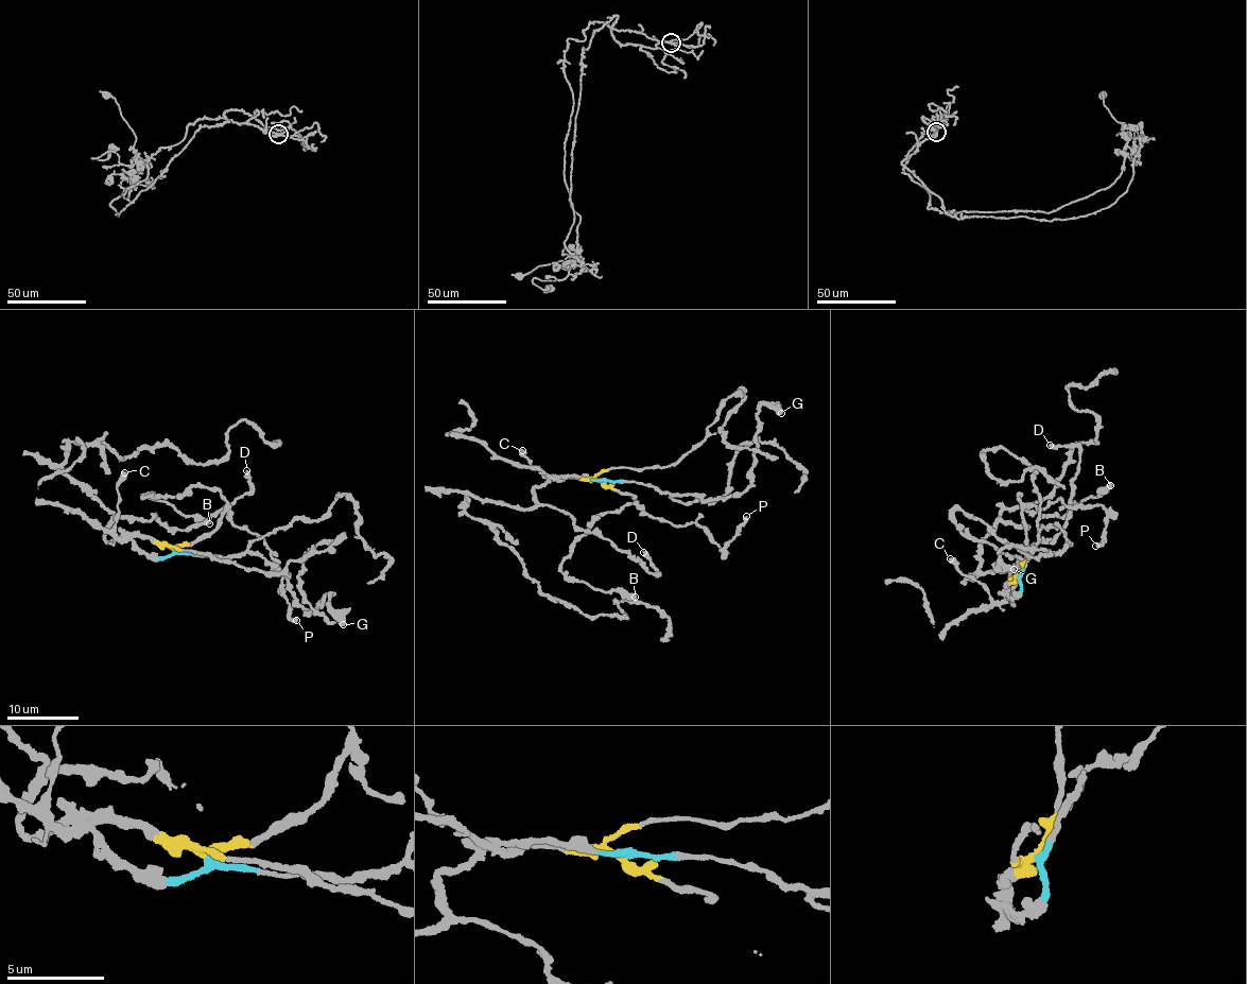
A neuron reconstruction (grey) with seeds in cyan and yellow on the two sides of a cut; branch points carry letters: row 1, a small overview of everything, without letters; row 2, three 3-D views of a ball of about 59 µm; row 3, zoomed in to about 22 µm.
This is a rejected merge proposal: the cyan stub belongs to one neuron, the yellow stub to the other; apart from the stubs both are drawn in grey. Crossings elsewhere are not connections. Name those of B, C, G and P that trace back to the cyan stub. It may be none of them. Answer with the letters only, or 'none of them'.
G

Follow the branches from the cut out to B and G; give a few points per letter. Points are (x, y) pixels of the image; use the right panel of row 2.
B: (1018, 575), (1029, 547), (1020, 496), (1029, 511), (1060, 516), (1111, 485)
G: (1018, 575), (1042, 528), (1060, 528), (1069, 545), (1061, 550), (1011, 545), (1000, 551), (998, 566), (1014, 569)

